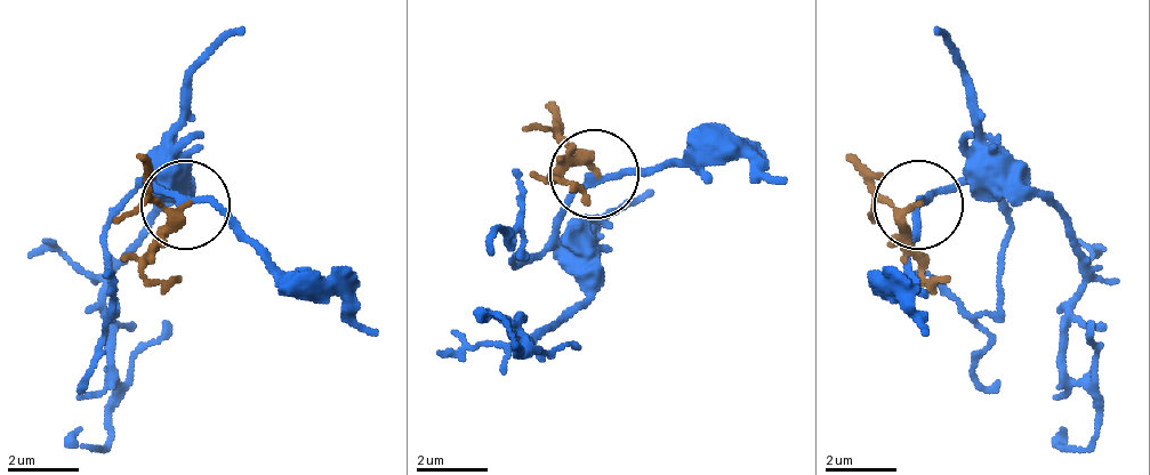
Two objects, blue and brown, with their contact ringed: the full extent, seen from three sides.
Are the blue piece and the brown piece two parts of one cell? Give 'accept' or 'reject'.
accept

